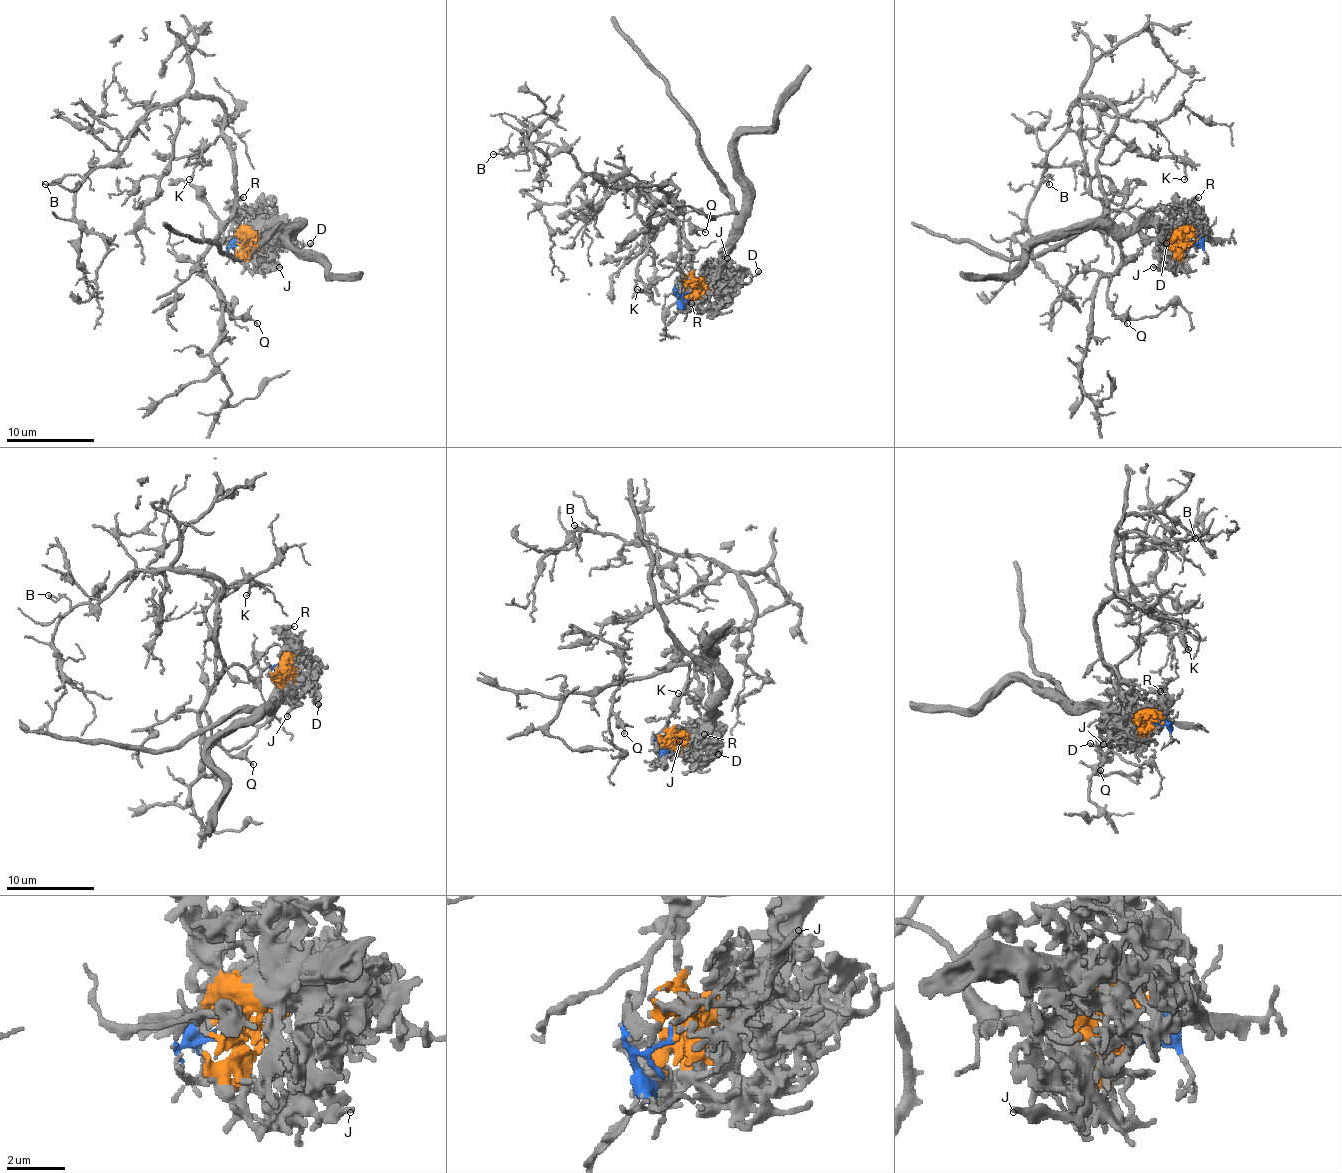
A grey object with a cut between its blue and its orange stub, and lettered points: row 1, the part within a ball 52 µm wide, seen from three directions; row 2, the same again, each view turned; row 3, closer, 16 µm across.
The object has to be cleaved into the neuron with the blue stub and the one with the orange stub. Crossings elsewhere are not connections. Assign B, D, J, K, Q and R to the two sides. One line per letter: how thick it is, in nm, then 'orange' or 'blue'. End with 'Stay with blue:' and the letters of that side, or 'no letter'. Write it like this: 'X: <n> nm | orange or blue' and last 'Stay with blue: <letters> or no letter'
B: 130 nm | blue
D: 140 nm | orange
J: 240 nm | orange
K: 150 nm | blue
Q: 140 nm | blue
R: 190 nm | orange
Stay with blue: B, K, Q

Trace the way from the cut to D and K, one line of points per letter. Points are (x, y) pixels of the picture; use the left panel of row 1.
D: (242, 245), (262, 238), (291, 238), (302, 245), (311, 242)
K: (240, 245), (227, 247), (240, 236), (234, 152), (223, 137), (190, 157), (194, 157), (190, 179)

